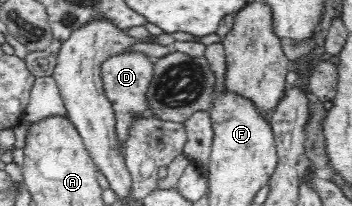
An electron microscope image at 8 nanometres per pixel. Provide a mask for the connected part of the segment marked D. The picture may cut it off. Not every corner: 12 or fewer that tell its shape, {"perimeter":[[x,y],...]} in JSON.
{"perimeter":[[117,53],[102,63],[121,154],[133,118],[154,117],[145,93],[155,60]]}

